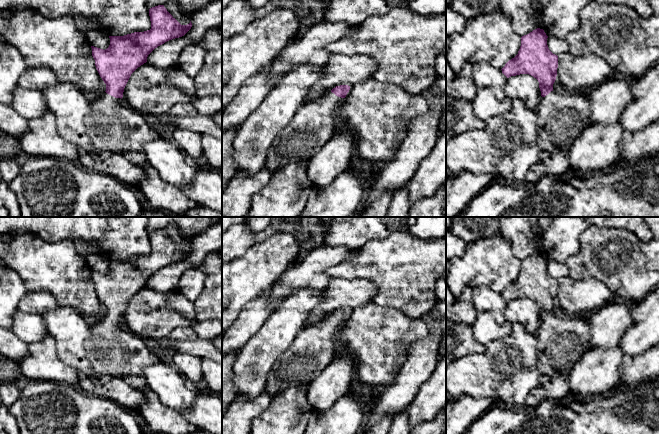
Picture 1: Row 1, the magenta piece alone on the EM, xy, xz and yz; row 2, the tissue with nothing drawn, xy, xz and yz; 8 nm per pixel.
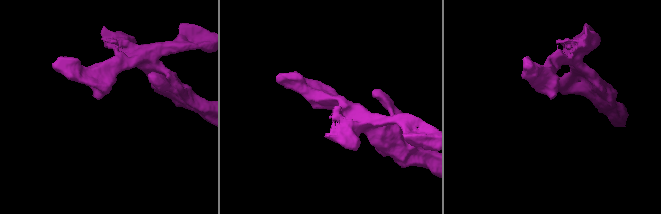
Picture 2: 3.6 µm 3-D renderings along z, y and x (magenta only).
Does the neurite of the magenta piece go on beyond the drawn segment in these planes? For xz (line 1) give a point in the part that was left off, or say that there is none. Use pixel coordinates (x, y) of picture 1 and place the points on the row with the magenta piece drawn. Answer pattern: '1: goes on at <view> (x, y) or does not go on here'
1: goes on at xz (314, 124)

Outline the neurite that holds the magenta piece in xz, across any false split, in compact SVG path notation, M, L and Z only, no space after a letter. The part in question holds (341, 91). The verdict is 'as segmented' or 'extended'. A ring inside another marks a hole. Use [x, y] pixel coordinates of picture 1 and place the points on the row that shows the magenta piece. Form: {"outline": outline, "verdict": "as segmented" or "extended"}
{"outline": "M340 85L329 93L308 99L295 113L291 122L276 136L267 151L265 165L271 175L289 163L309 161L337 133L339 107L350 90L348 85Z", "verdict": "extended"}

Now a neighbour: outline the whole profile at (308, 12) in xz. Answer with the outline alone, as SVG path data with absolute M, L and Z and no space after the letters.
M294 0L293 11L300 27L293 42L301 39L308 28L324 21L325 6L323 0Z

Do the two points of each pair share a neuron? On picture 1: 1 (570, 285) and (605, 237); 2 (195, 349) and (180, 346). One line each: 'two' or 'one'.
1: two
2: one

